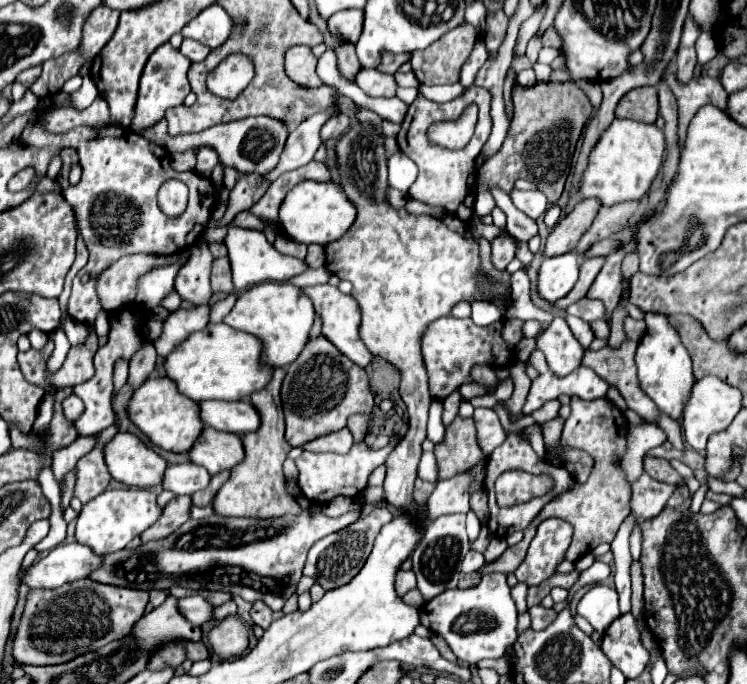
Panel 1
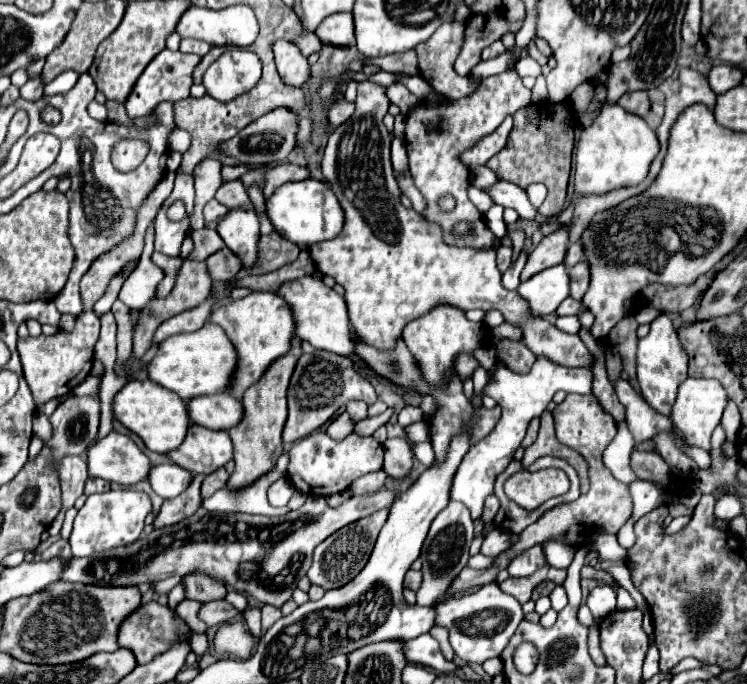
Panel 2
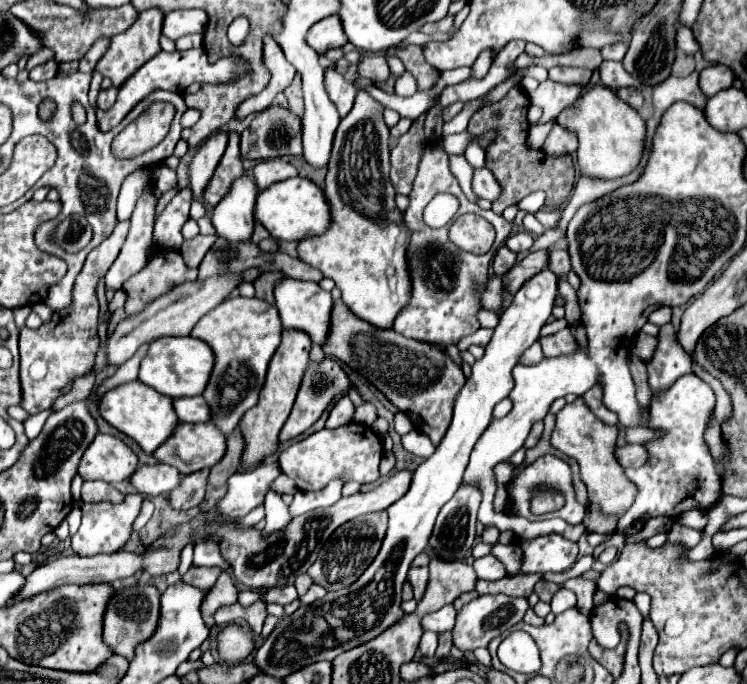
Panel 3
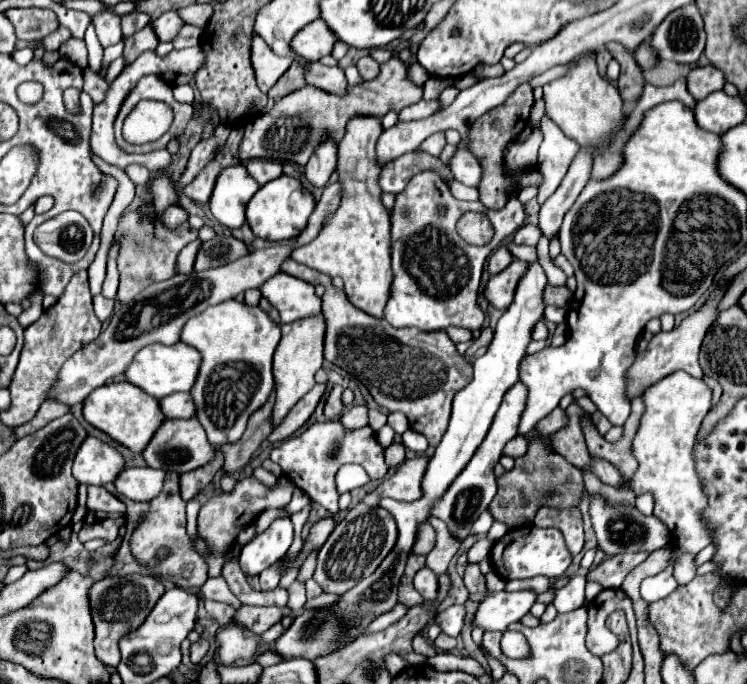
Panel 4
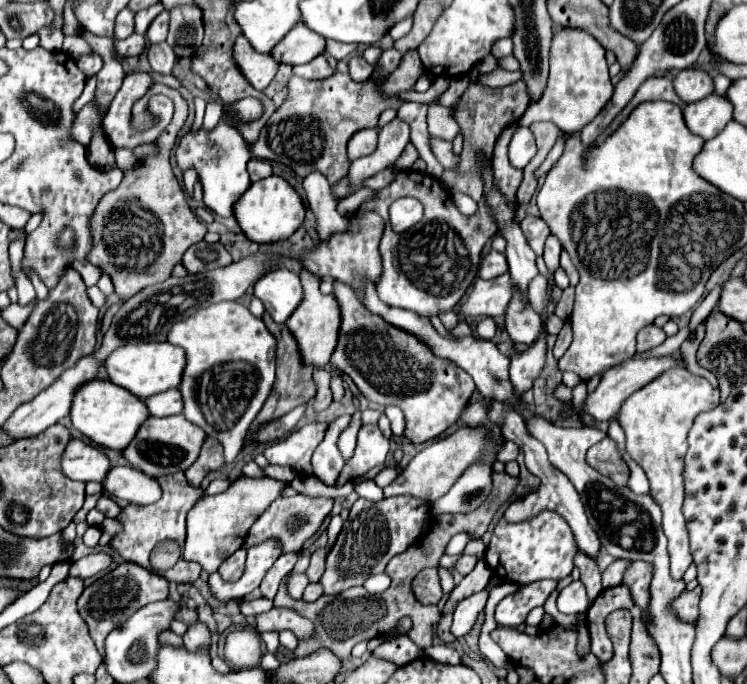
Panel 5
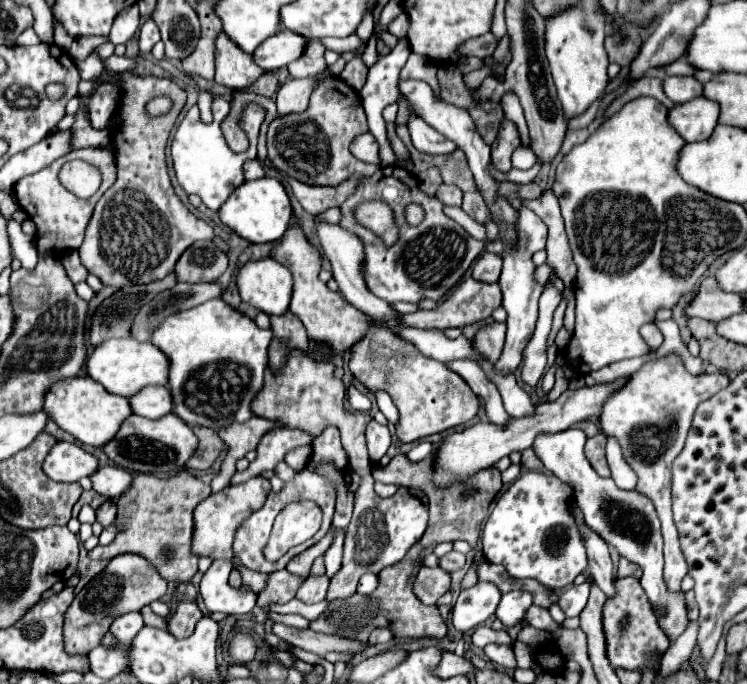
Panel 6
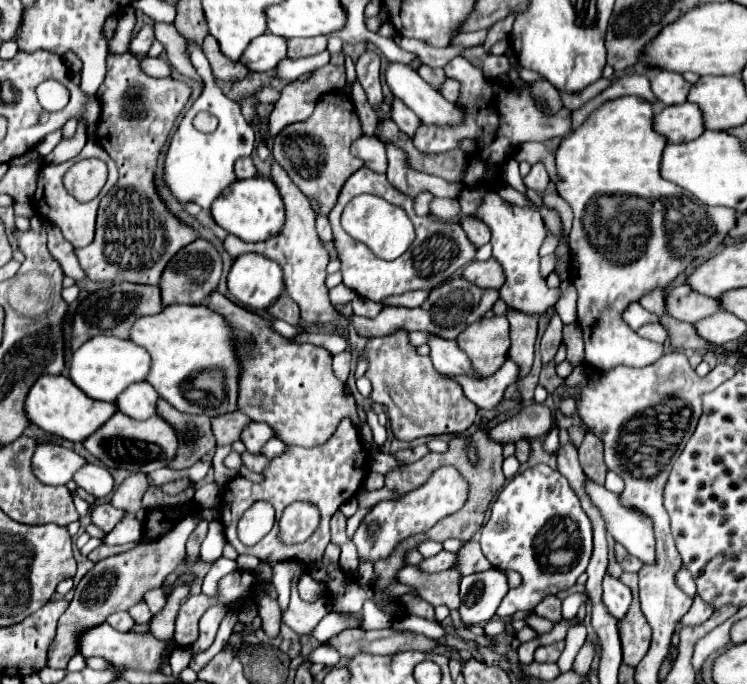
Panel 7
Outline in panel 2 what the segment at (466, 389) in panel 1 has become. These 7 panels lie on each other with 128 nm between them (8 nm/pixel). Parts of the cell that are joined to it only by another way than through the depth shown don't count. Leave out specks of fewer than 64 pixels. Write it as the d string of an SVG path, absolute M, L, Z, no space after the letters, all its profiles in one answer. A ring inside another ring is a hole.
M538 356L532 370L522 376L508 370L506 366L498 366L492 374L492 380L484 386L484 396L492 396L502 406L502 416L500 416L496 428L492 430L492 434L486 436L484 440L480 440L476 446L472 446L470 452L462 458L458 470L452 478L450 500L462 502L470 510L472 520L478 520L482 514L486 496L492 494L496 476L514 458L514 452L526 434L528 422L546 410L546 406L552 402L552 396L558 390L566 390L566 392L580 395L591 393L592 379L593 374L589 368L560 366L560 364L550 362L550 358L546 358L546 356Z

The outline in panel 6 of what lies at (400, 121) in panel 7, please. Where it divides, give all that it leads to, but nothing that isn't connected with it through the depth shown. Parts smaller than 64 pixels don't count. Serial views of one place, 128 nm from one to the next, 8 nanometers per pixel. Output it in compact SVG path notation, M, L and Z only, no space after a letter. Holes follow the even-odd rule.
M410 116L408 130L410 130L416 150L420 150L424 154L448 154L450 152L450 144L446 142L446 138L440 132L432 130L428 124L424 124L422 118Z

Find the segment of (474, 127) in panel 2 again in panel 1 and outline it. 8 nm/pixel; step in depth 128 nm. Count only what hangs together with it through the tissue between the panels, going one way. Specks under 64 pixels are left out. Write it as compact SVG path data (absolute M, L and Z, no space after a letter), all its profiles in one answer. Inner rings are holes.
M466 88L464 94L460 94L458 98L438 104L432 102L428 98L424 98L422 94L416 96L416 100L410 104L410 110L406 114L406 120L402 124L402 130L398 134L398 146L400 150L414 160L414 164L418 166L418 178L412 184L408 196L426 204L434 204L434 206L442 206L448 214L460 218L462 222L468 222L472 218L472 210L474 210L474 188L476 188L476 158L480 154L480 148L484 146L484 140L488 140L488 132L492 128L492 120L488 120L488 108L490 108L490 92L484 88ZM468 104L478 104L480 112L478 112L478 124L476 124L476 132L474 138L468 142L466 148L462 150L444 150L444 148L436 148L428 142L426 138L426 130L432 122L438 120L452 120L456 116L462 114L462 110Z

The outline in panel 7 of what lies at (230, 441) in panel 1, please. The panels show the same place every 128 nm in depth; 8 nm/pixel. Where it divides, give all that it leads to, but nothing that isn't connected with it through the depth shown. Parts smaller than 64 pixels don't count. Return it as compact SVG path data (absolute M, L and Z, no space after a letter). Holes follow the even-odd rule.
M116 412L104 428L100 428L96 434L92 434L88 440L82 442L84 448L94 454L108 470L128 470L128 472L144 472L150 474L158 468L168 466L176 454L178 454L178 436L170 422L166 422L160 416L152 416L146 422L134 420L122 412Z

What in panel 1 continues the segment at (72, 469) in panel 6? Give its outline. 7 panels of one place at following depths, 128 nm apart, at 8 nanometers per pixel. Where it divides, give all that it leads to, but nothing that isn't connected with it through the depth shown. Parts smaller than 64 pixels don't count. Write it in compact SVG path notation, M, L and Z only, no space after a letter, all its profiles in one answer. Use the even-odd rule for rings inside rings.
M118 432L104 448L104 460L114 480L126 486L162 486L168 462L146 446L136 434Z

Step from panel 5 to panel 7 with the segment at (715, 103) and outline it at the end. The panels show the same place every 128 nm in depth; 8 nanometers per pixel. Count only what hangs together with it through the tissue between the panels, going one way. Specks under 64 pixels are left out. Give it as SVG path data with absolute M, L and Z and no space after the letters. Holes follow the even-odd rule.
M690 102L666 106L660 114L654 116L654 128L656 132L664 134L668 142L690 142L706 130L700 106Z

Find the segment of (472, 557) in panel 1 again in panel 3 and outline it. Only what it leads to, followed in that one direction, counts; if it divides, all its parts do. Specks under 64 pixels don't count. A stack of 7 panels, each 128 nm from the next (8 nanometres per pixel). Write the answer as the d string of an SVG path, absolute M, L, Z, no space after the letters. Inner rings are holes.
M492 554L476 558L474 560L474 570L480 578L488 581L496 581L498 578L506 576L504 564L496 556L492 556Z

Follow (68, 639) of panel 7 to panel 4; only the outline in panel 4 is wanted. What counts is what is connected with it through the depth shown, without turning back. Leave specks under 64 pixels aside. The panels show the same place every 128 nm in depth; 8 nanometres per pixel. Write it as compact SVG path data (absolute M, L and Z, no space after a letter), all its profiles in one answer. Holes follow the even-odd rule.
M108 576L92 586L90 592L90 604L92 604L92 620L96 628L96 656L106 664L106 666L118 666L120 662L120 646L118 642L128 636L132 630L140 628L140 624L148 618L160 596L164 594L164 586L152 578L152 576Z

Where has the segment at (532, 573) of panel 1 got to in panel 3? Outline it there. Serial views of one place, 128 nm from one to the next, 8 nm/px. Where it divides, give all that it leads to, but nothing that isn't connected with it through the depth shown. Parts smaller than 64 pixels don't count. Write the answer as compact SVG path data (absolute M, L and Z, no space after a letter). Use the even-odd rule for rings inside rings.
M496 544L492 548L492 554L506 566L508 574L514 576L520 572L522 568L522 548L518 544L510 544L510 546L502 546L502 544Z

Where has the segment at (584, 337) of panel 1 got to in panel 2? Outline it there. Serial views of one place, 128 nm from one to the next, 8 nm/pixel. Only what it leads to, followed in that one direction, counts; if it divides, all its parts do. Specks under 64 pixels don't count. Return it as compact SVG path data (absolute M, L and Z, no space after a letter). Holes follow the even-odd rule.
M564 316L564 318L556 320L556 328L560 328L562 332L568 332L568 334L578 334L582 326L580 326L578 316Z

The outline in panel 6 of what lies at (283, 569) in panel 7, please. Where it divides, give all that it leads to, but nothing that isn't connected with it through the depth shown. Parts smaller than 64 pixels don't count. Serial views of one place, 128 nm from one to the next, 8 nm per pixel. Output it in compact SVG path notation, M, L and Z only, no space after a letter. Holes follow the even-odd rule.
M328 532L314 548L308 548L308 550L302 552L300 556L292 558L292 560L288 562L288 566L286 566L286 570L290 570L292 574L298 574L298 576L308 578L308 572L310 572L312 562L314 562L318 556L322 556L330 544L332 544L332 532Z

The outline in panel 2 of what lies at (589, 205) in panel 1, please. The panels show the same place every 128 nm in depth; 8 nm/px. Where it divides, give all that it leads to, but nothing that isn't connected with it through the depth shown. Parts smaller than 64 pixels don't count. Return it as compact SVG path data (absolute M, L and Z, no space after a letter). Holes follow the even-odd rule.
M560 226L554 232L550 232L538 244L538 248L528 256L528 262L526 262L520 278L528 280L536 272L564 262L566 250L568 250L568 234L570 234L570 226Z

